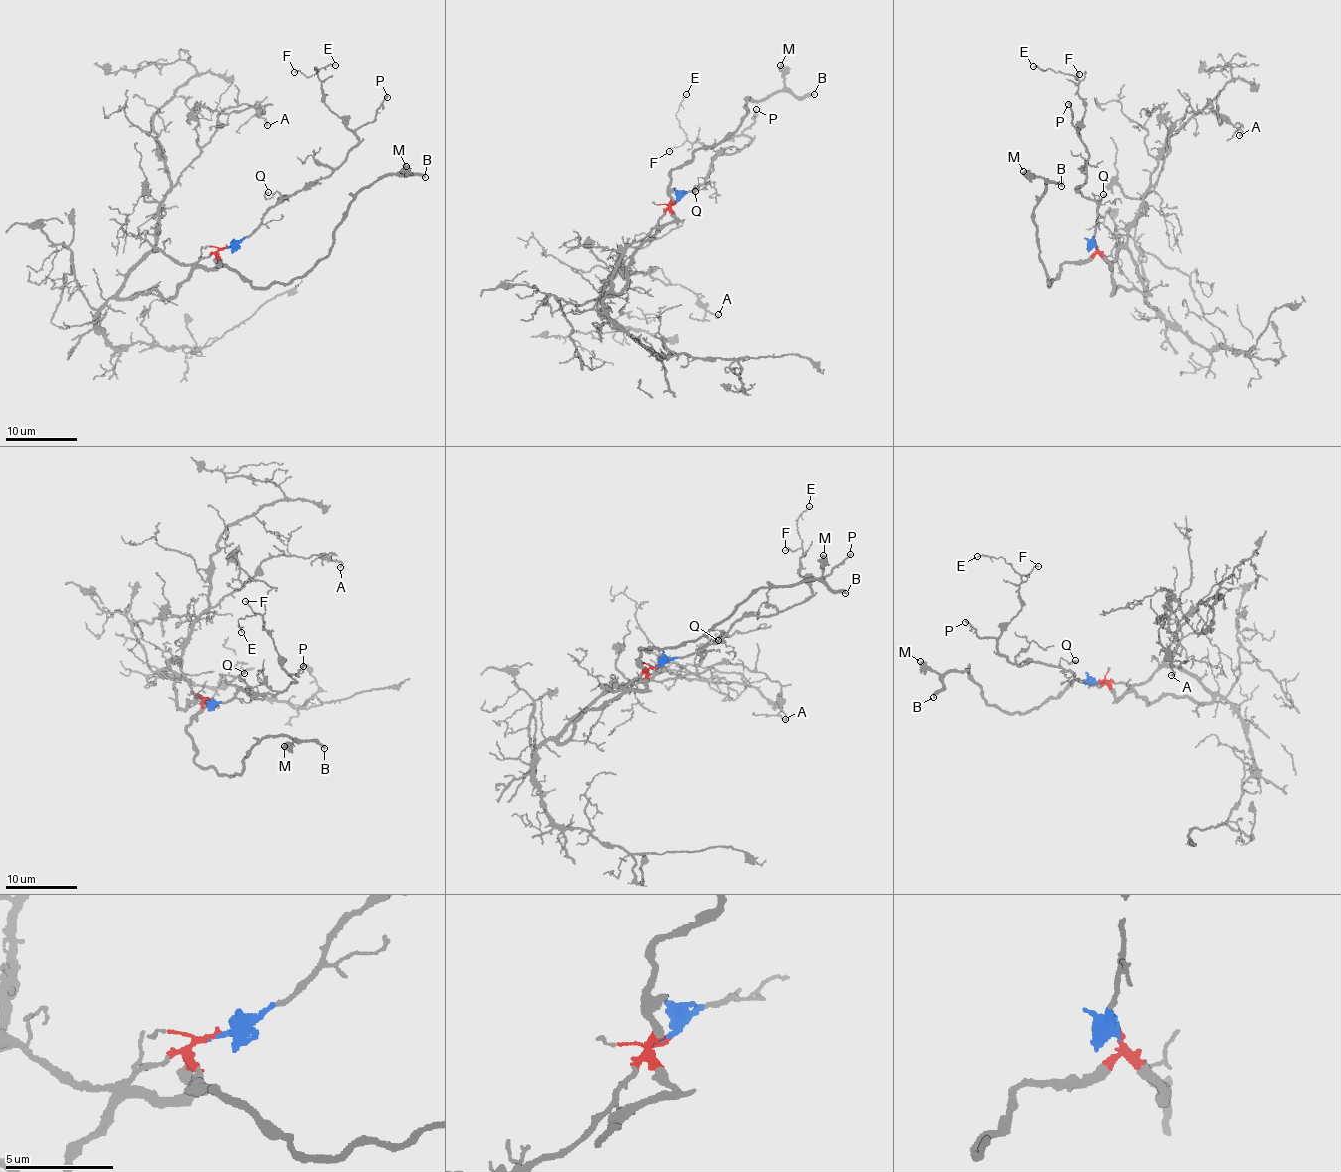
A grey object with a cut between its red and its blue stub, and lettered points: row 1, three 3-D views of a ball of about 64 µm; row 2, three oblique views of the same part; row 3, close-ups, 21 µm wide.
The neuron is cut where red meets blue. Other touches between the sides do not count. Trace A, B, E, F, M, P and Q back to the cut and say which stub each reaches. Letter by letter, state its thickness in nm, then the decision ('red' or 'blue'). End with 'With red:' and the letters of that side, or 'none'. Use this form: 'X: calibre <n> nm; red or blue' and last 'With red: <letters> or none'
A: calibre 200 nm; red
B: calibre 320 nm; red
E: calibre 120 nm; blue
F: calibre 130 nm; blue
M: calibre 400 nm; red
P: calibre 200 nm; blue
Q: calibre 140 nm; blue
With red: A, B, M

